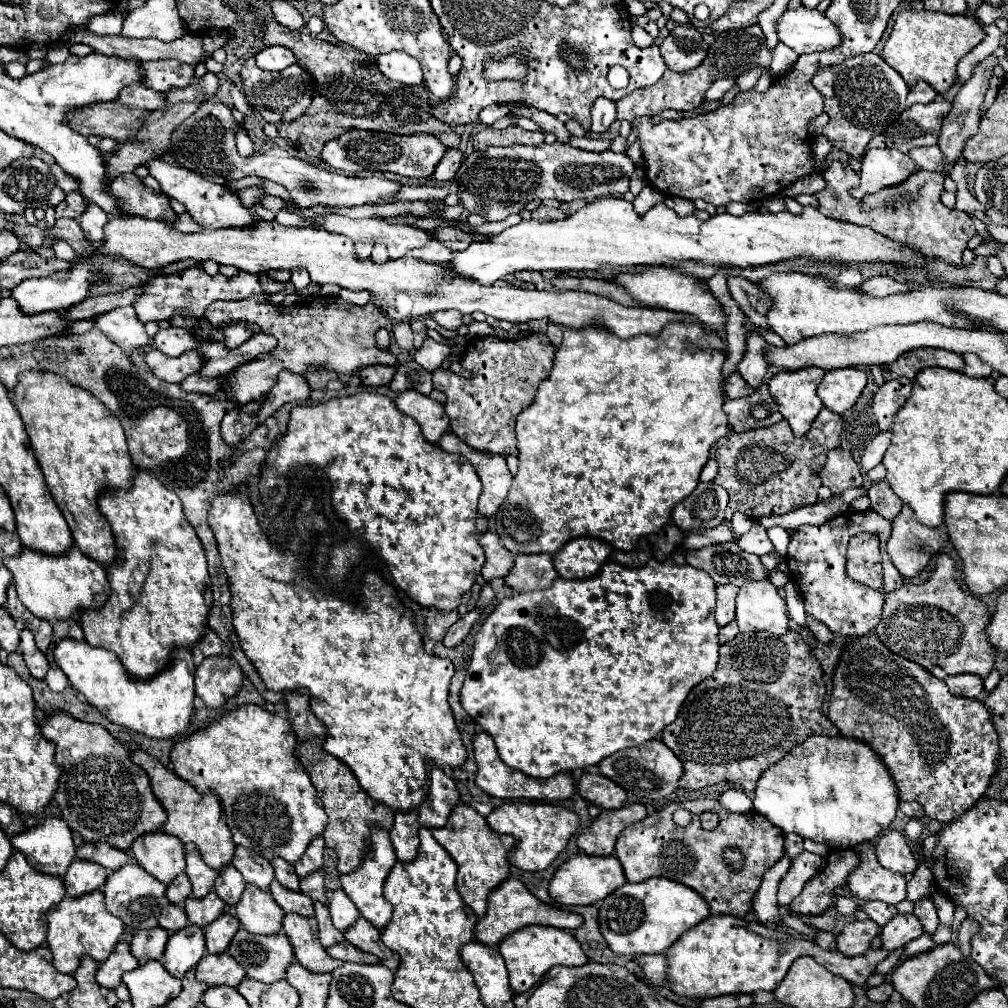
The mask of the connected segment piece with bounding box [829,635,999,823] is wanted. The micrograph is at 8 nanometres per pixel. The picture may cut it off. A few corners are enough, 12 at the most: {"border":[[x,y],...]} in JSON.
{"border":[[855,637],[829,719],[949,823],[997,771],[987,707]]}

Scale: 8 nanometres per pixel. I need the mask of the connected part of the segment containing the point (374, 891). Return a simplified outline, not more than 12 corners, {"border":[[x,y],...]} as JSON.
{"border":[[371,827],[363,863],[341,887],[377,929],[393,907],[383,883],[397,861],[389,833]]}

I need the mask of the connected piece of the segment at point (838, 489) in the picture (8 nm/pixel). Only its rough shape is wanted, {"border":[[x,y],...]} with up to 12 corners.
{"border":[[833,449],[819,473],[833,495],[861,487],[849,451]]}

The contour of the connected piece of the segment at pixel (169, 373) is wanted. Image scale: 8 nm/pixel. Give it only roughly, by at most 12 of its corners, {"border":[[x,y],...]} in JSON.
{"border":[[151,349],[149,369],[163,381],[181,383],[199,373],[203,357],[189,351],[167,357]]}

